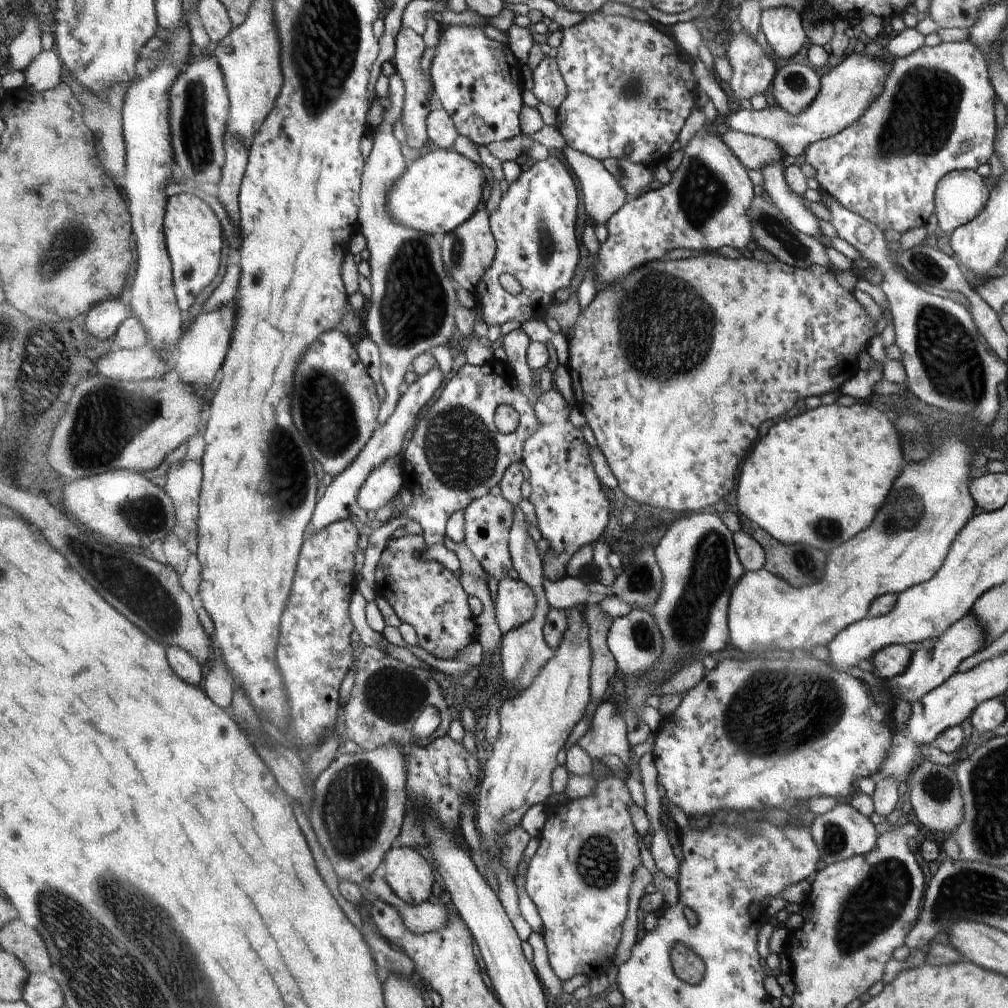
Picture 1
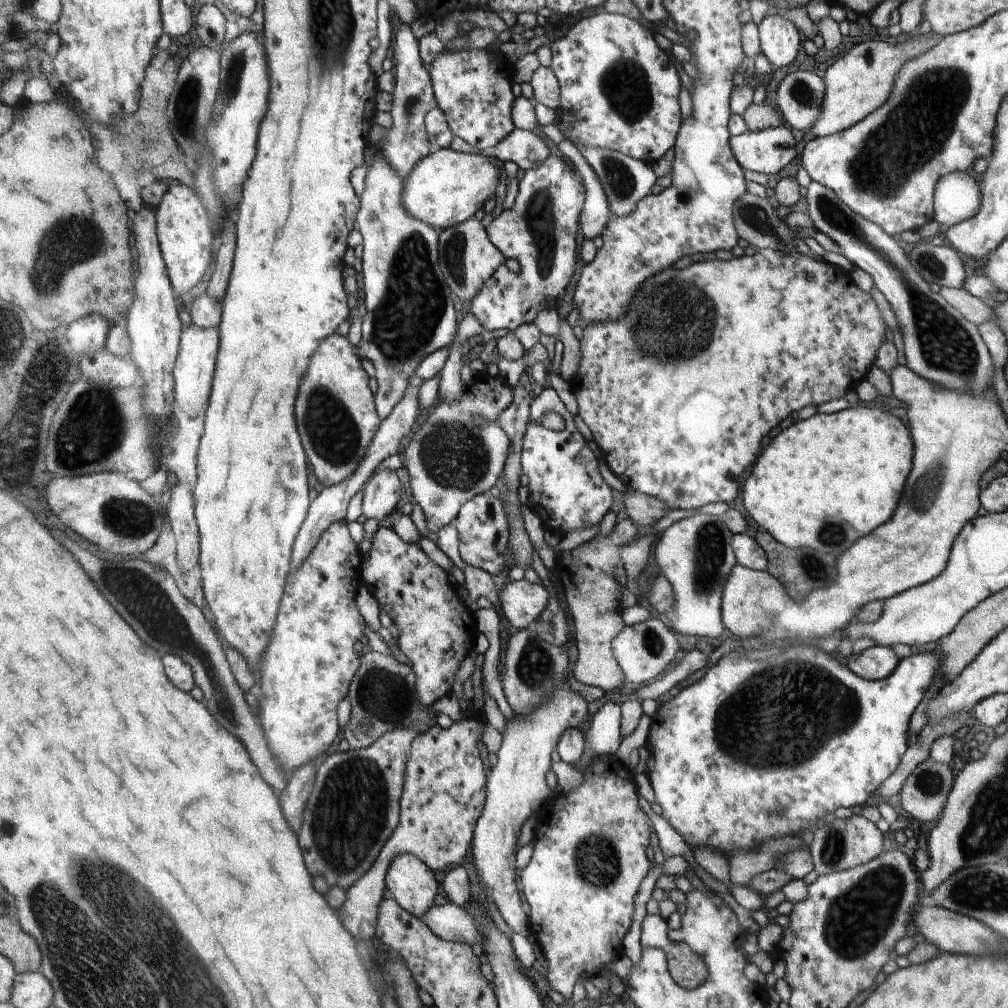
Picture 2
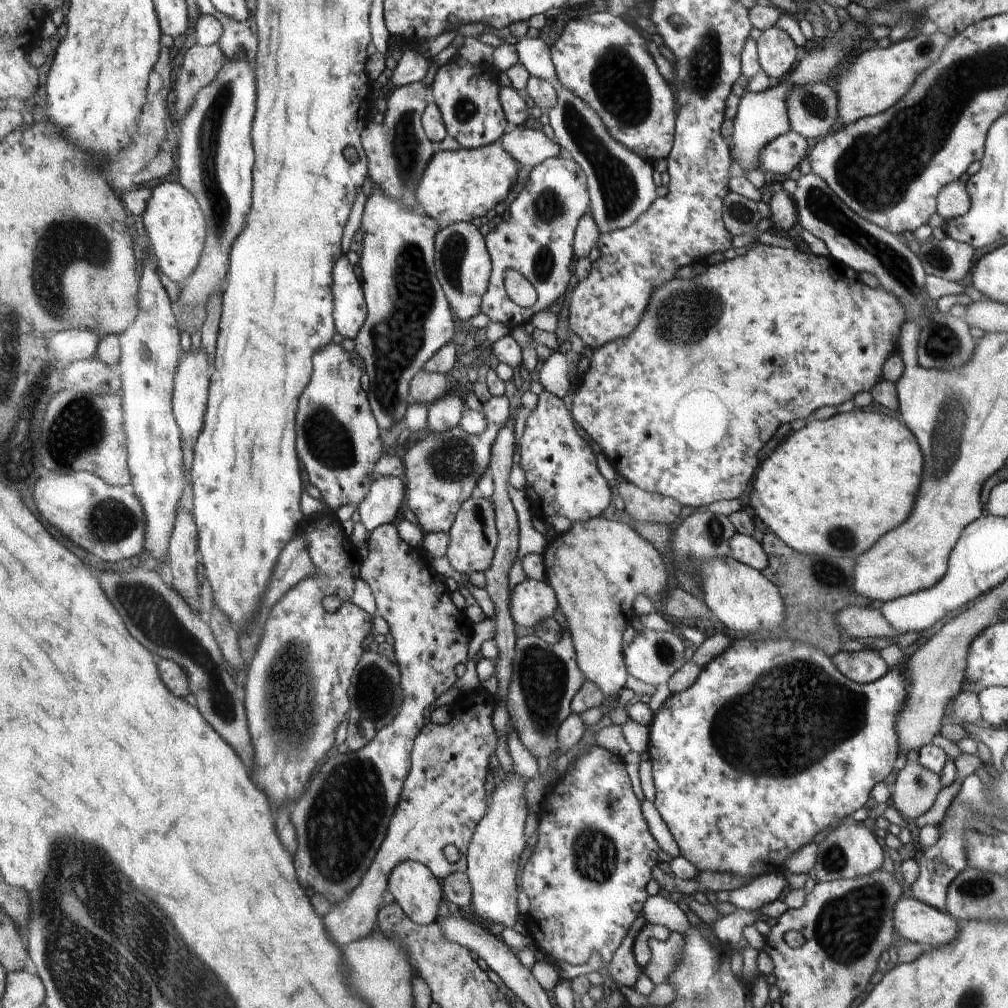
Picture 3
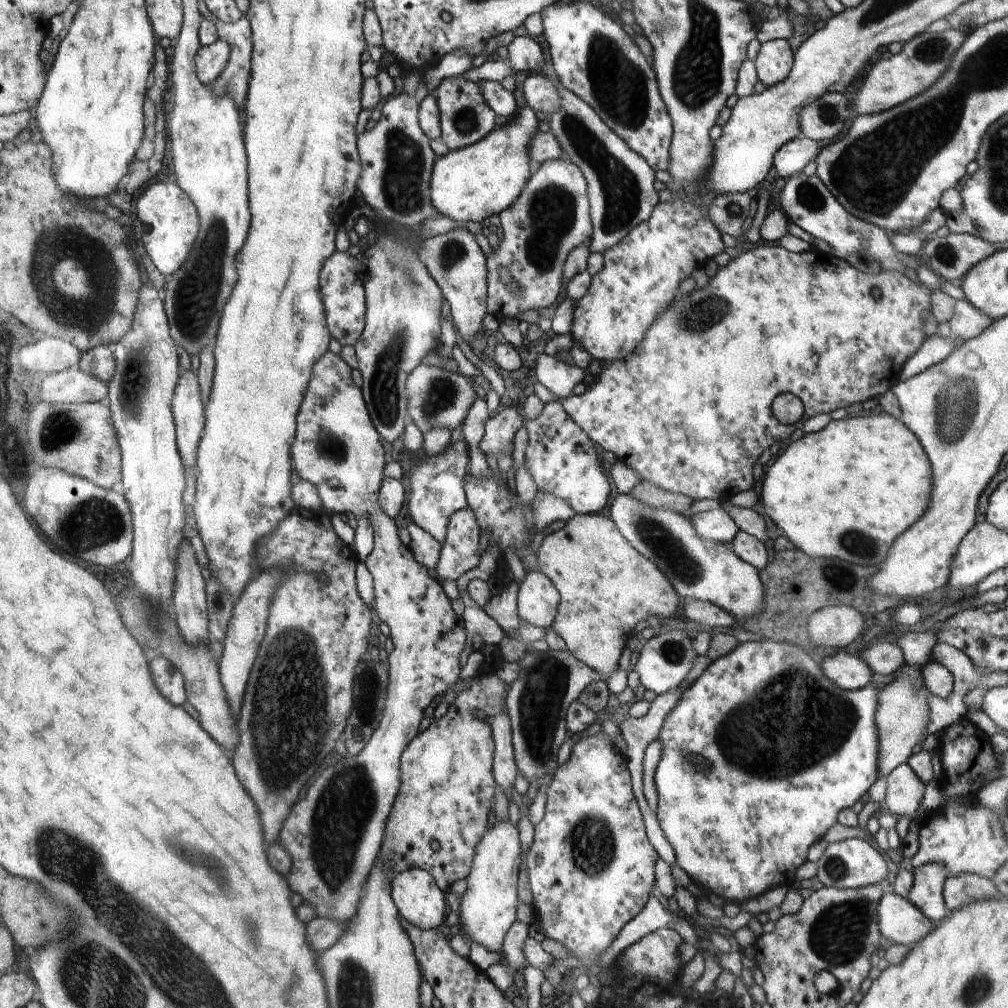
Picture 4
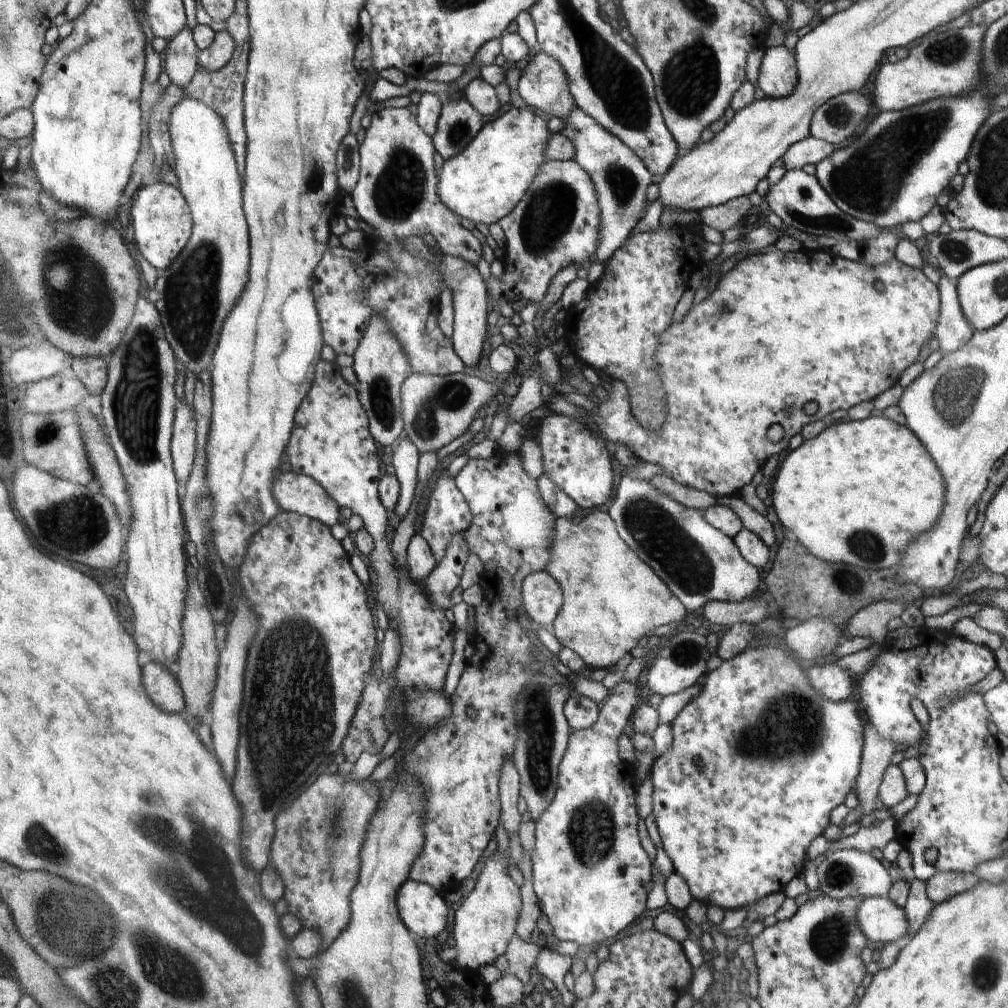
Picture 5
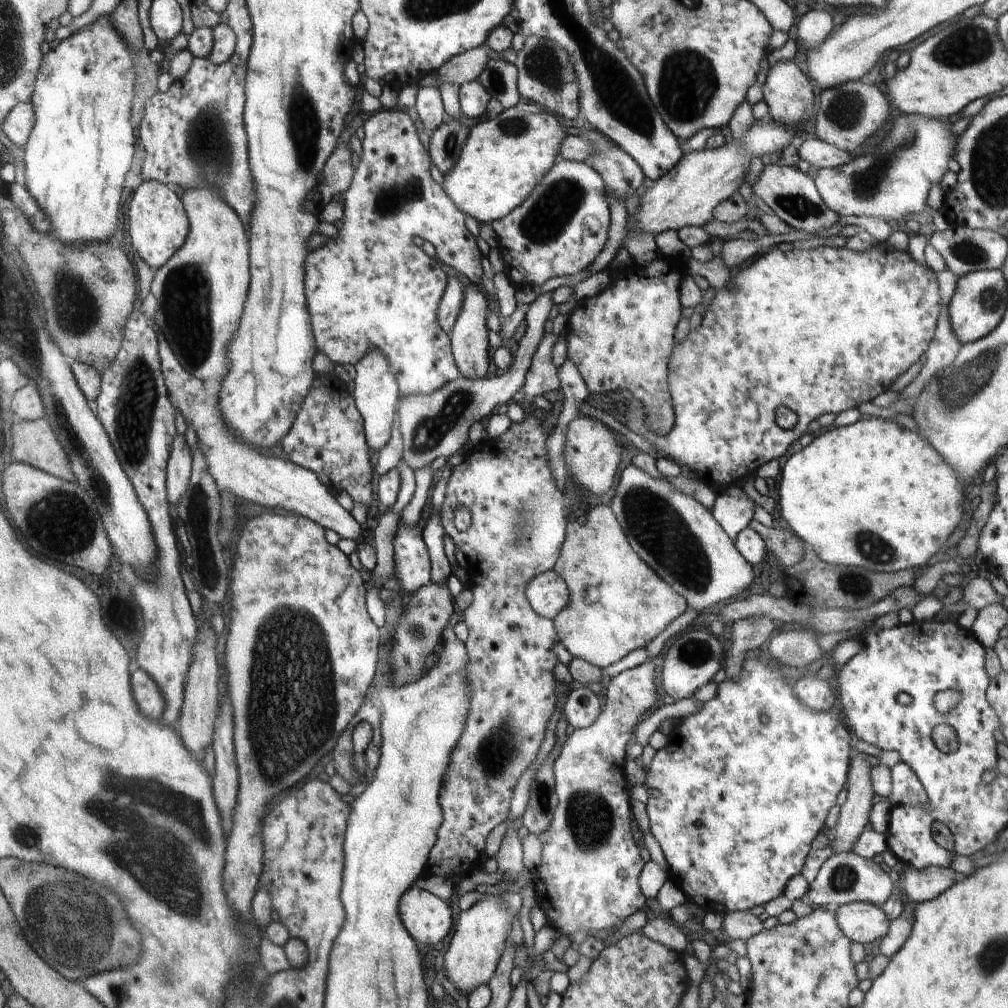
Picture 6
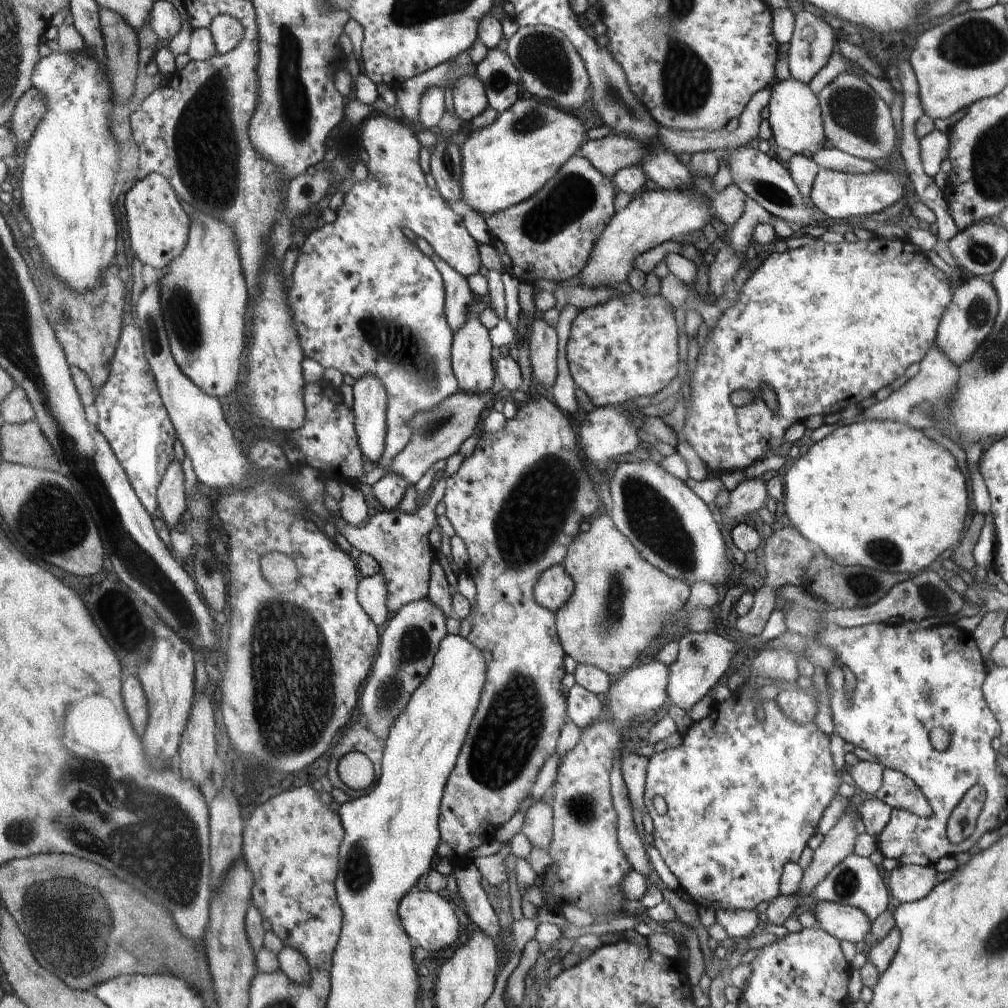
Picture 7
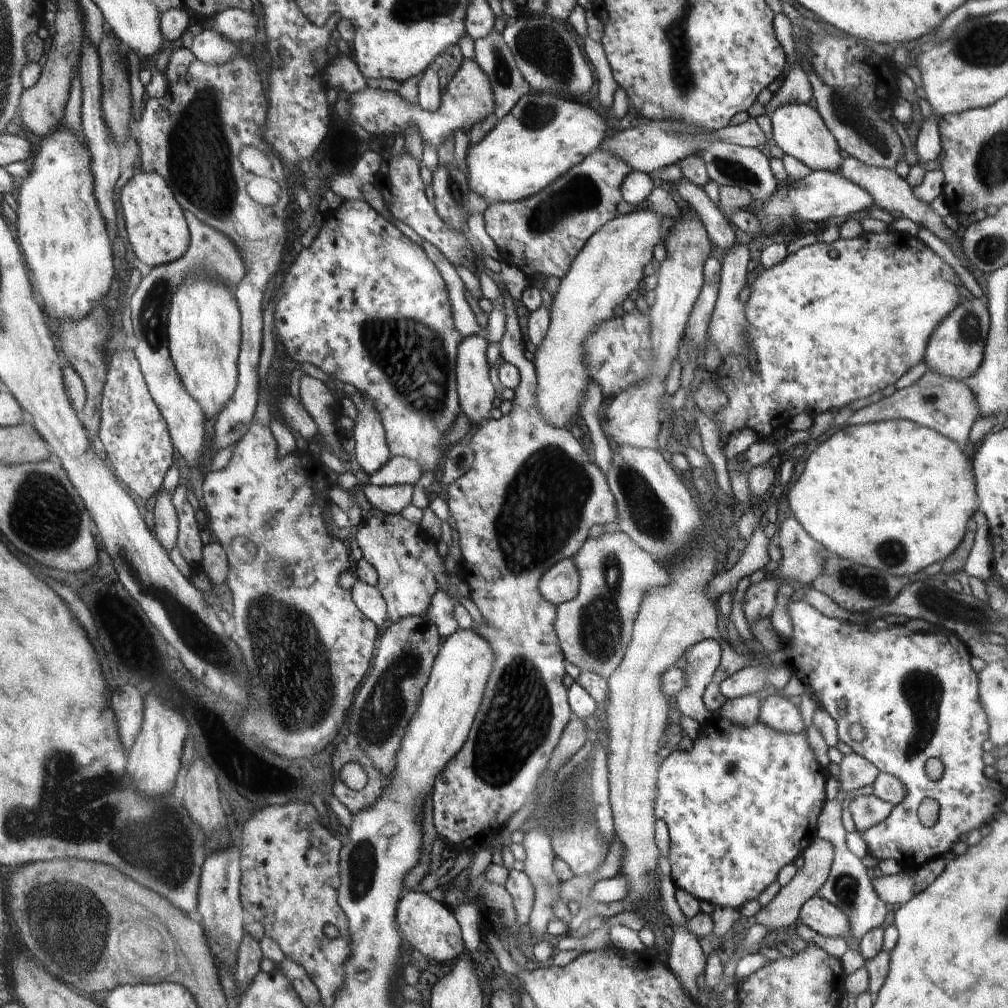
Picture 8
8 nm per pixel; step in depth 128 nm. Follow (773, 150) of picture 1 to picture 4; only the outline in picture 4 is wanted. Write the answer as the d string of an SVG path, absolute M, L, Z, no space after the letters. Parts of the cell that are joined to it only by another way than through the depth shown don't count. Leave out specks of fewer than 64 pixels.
M804 136L787 142L776 153L775 167L779 176L788 179L792 174L802 173L806 164L816 160L820 149L817 141Z

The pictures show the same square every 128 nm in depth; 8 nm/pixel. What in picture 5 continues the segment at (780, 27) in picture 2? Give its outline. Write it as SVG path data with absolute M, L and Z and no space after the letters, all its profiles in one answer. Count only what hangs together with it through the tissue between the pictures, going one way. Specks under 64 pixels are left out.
M784 46L765 48L757 86L766 98L784 98L795 92L796 85L799 84L796 64L794 56Z

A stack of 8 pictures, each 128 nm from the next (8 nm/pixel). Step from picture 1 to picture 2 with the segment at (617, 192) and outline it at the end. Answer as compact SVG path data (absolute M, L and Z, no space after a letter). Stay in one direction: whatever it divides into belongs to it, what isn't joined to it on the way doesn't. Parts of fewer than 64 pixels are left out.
M563 140L559 144L559 149L564 158L576 166L579 174L583 176L586 186L586 204L584 205L583 217L580 218L580 232L584 240L594 240L600 236L607 222L611 218L608 210L608 198L604 194L604 188L596 176L596 172L590 168L586 158L576 150L576 146L568 140Z

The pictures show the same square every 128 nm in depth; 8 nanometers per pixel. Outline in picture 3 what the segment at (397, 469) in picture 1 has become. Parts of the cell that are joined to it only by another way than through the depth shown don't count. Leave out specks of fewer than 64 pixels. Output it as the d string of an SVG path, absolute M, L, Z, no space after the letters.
M376 477L371 490L358 506L360 522L365 526L367 535L384 524L390 524L398 516L405 496L405 483L401 477Z

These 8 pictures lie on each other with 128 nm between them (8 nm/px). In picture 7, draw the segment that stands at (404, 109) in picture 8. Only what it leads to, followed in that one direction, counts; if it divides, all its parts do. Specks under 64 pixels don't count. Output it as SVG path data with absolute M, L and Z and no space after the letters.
M478 75L462 76L454 82L453 108L462 121L472 121L490 105L486 86Z

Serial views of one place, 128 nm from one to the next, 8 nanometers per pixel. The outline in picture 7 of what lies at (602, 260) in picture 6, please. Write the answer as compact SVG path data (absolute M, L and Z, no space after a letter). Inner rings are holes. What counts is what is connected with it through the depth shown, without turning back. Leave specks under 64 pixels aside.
M613 132L601 140L588 140L580 155L586 158L594 168L614 182L614 174L622 168L640 166L648 156L644 144ZM566 305L560 312L558 324L556 327L558 336L558 358L557 358L557 378L555 384L550 388L550 397L563 410L573 413L578 409L576 401L575 382L570 376L568 362L566 358L566 344L570 339L570 330L572 330L572 322L578 316L579 310L576 306Z

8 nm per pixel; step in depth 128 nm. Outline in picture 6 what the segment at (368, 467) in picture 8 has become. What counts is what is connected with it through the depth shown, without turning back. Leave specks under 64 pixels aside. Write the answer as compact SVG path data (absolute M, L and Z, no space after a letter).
M370 350L360 358L360 362L354 365L356 377L354 378L354 394L356 406L363 415L366 423L366 435L368 446L372 450L379 451L391 440L392 429L396 425L399 402L399 381L395 374L392 374L391 363L380 350Z

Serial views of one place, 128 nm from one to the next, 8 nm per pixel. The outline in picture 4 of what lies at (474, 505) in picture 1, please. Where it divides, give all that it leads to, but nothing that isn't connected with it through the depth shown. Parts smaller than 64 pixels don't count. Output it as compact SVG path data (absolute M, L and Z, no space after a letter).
M470 507L451 517L447 540L433 575L442 585L444 580L457 581L468 570L476 570L484 562L484 530Z

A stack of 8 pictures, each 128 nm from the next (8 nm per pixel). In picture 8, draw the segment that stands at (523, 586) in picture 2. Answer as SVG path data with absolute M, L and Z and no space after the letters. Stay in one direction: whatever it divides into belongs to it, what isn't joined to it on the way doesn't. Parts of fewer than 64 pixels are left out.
M572 558L552 566L539 582L539 594L556 608L579 595L580 575Z

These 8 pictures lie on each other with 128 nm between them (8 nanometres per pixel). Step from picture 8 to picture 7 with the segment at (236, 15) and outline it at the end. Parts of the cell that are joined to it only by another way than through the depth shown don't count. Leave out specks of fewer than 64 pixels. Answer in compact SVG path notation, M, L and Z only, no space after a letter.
M230 14L218 16L214 20L211 30L216 40L218 55L237 53L240 42L247 37L246 26Z

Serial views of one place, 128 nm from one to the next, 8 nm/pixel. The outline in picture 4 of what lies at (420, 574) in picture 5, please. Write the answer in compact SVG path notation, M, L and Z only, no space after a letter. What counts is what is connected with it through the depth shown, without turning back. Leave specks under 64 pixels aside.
M413 520L408 522L406 528L410 533L410 544L408 546L411 547L412 554L415 554L416 562L433 572L438 568L443 543L434 538L432 534L428 534L428 531L425 531L423 527L419 527Z

